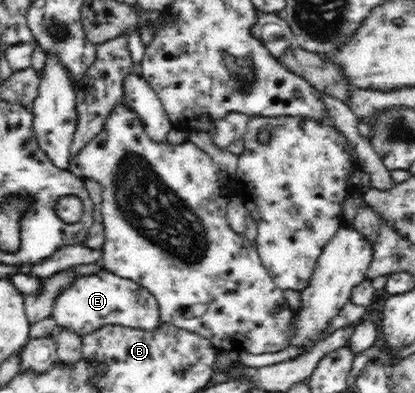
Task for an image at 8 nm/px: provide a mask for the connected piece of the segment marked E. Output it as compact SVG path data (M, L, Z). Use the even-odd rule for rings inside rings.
M102 268L98 273L82 275L70 290L60 294L51 318L61 330L82 339L104 326L118 325L150 332L158 330L164 323L160 311L158 299L142 283Z

